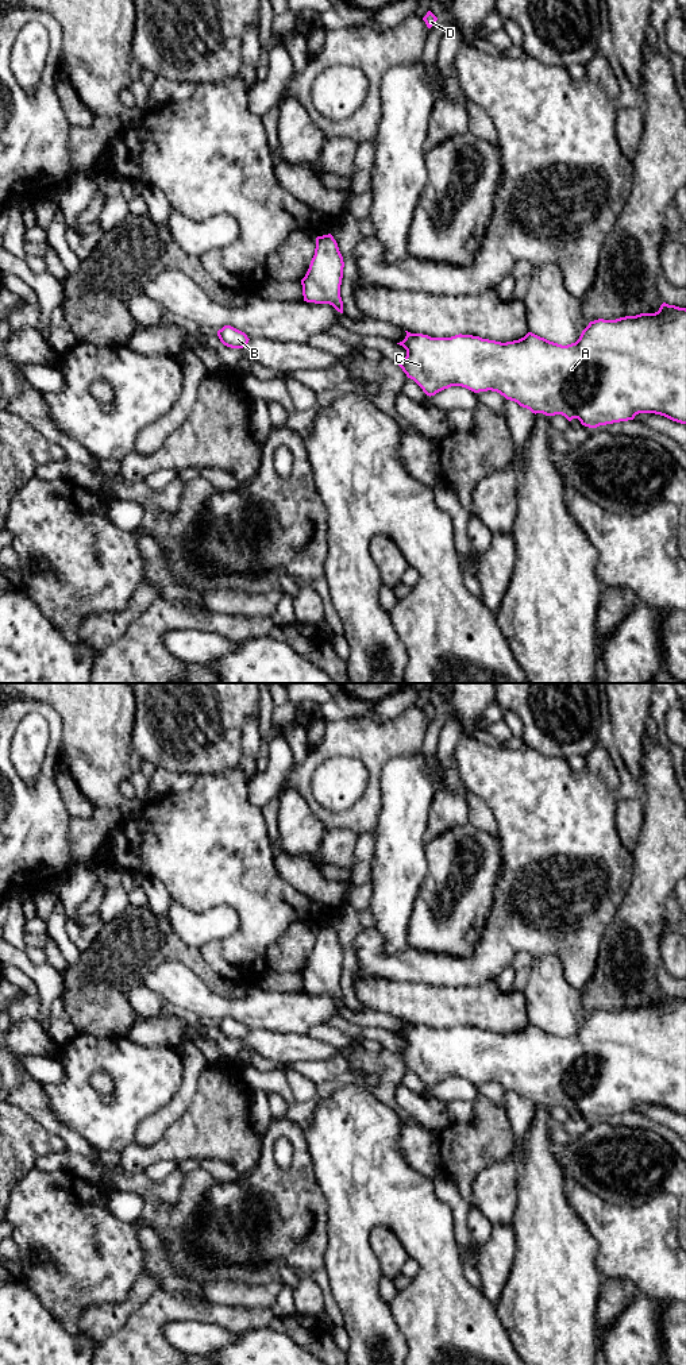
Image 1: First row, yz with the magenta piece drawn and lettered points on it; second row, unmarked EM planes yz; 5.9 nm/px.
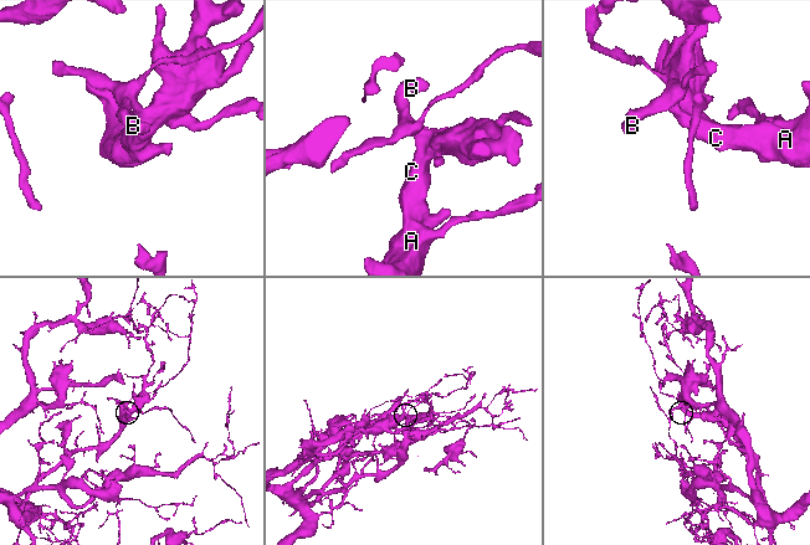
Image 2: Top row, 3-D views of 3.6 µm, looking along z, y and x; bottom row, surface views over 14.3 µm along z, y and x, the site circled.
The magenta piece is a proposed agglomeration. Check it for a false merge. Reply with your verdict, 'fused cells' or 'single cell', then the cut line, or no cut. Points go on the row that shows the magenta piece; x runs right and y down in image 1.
single cell | no cut

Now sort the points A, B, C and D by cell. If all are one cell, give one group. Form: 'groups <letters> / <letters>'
groups A B C D

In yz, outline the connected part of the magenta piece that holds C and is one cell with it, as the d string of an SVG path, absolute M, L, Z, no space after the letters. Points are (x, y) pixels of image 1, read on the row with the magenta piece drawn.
M663 302L655 313L616 320L598 319L590 321L579 339L567 346L532 332L506 343L462 333L451 338L431 338L405 332L405 339L397 344L406 350L406 356L396 365L429 397L451 386L462 386L474 393L492 390L535 414L562 414L569 421L578 419L589 428L633 420L639 413L655 413L686 424L686 308Z

